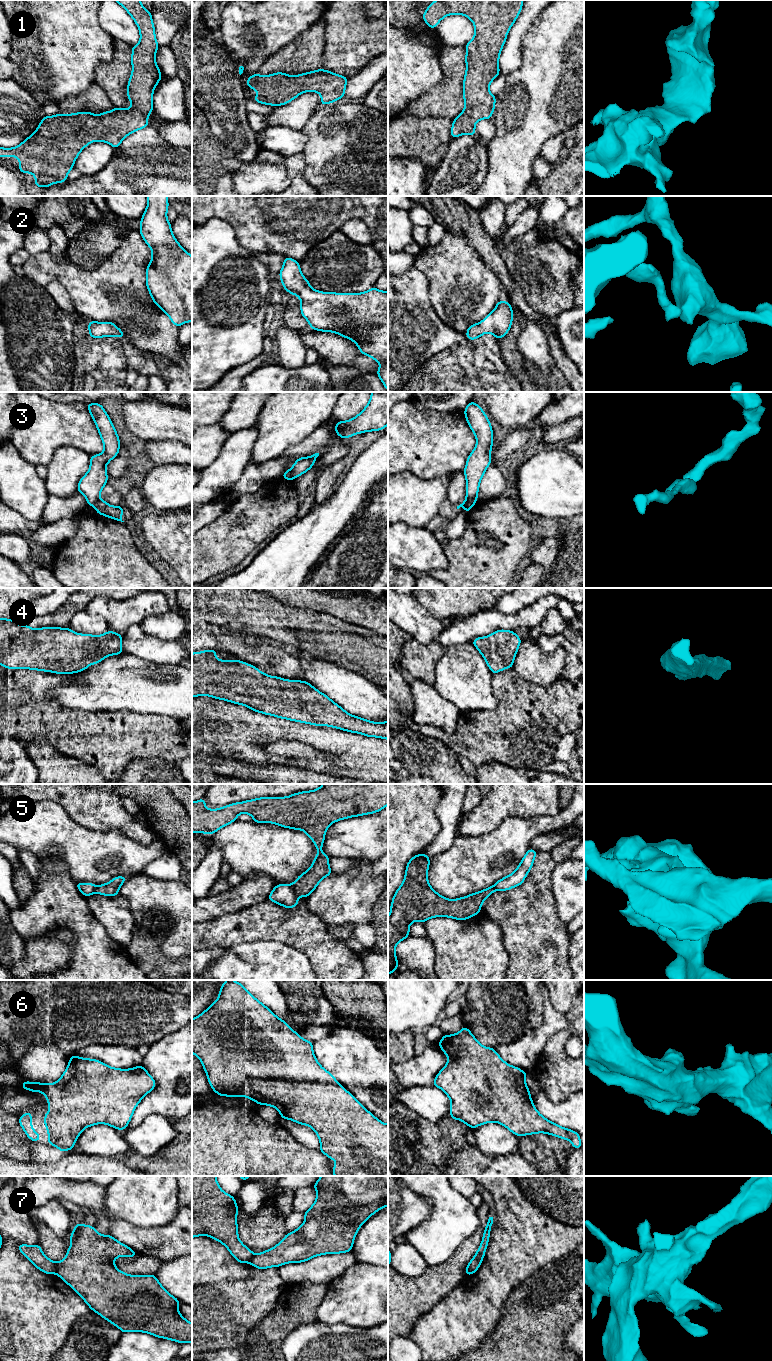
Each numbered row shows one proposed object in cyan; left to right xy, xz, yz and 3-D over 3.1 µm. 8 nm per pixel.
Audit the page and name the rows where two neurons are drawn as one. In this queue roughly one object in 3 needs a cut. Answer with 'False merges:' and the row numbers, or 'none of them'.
False merges: 3, 5, 7

